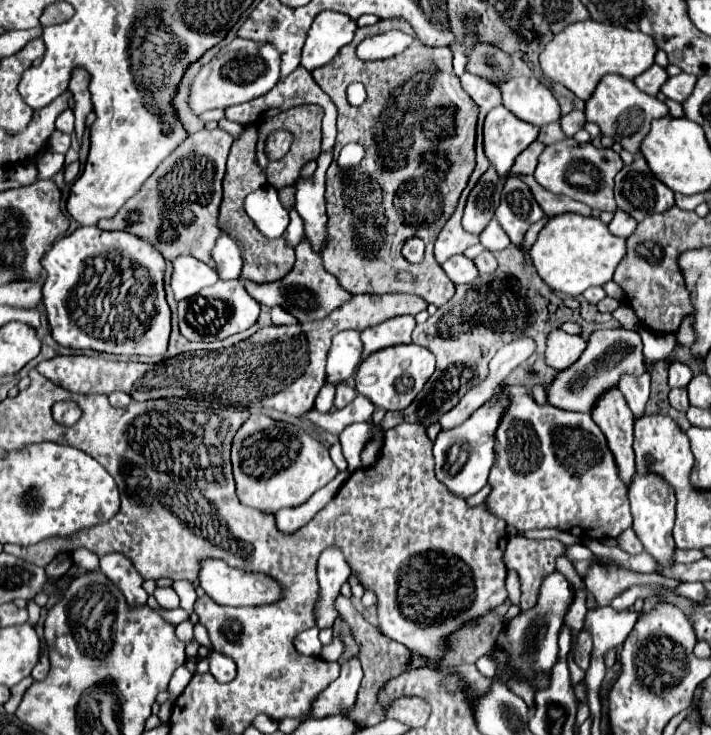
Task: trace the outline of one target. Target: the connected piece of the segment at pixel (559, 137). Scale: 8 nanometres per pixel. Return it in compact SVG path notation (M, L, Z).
M549 123L549 125L543 125L541 127L541 137L539 141L543 145L553 145L557 141L563 141L565 139L565 133L561 131L561 125L559 123Z

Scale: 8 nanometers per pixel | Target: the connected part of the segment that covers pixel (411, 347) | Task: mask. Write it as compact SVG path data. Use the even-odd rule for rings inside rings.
M415 343L387 347L371 353L369 357L365 357L365 361L361 361L355 373L355 389L359 395L367 397L375 407L381 407L385 411L401 411L411 405L415 395L433 375L433 371L435 371L435 357L425 347L419 347Z

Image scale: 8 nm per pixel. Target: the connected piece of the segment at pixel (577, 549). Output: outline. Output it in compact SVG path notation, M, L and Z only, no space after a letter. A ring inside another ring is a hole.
M577 543L577 545L571 545L571 547L567 547L569 549L569 559L571 561L581 561L581 559L589 559L589 557L593 557L593 553L591 553L591 549L589 547L585 547L583 543Z

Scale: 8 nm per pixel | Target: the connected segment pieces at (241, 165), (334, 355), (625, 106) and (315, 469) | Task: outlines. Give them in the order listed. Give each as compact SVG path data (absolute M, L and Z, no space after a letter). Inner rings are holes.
M245 125L243 133L235 139L231 153L229 153L229 161L227 161L227 173L223 179L223 203L221 203L221 215L219 215L219 225L221 231L227 233L229 237L233 237L235 241L241 243L243 249L243 277L245 279L253 279L253 281L277 281L281 277L285 277L285 273L289 273L289 269L295 263L295 249L283 239L267 239L263 237L255 223L251 221L251 217L245 213L243 209L243 201L249 193L261 189L267 185L267 177L263 173L263 169L257 165L255 159L255 145L257 145L257 125Z
M341 331L327 355L326 381L338 385L348 379L361 361L361 351L359 331Z
M605 75L599 81L591 99L587 101L585 113L587 113L587 121L597 123L603 135L615 137L615 141L621 143L625 151L629 151L631 155L639 155L641 141L649 133L651 121L659 119L659 117L667 117L669 109L657 97L651 97L651 95L639 91L631 79L625 79L621 75Z
M263 413L251 415L237 431L231 461L239 501L263 513L277 513L283 507L303 505L317 489L325 487L337 475L329 449L321 441L313 439L299 425L275 421ZM269 443L273 443L271 451L267 447Z

